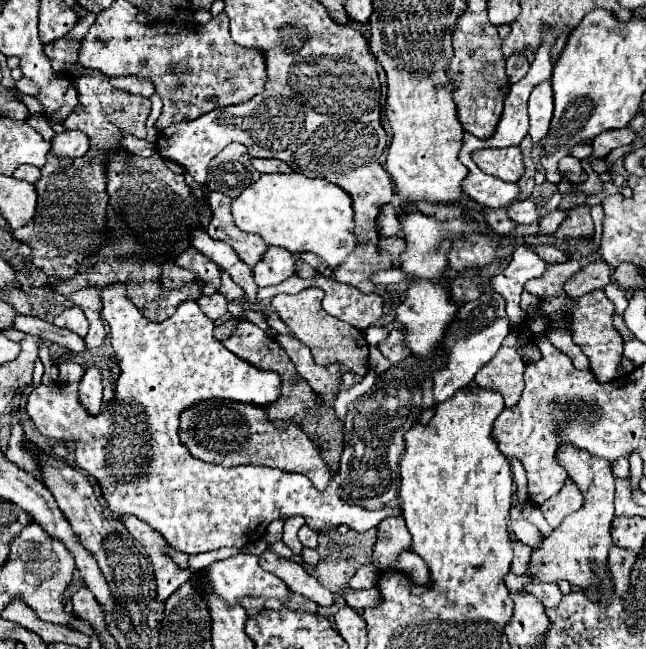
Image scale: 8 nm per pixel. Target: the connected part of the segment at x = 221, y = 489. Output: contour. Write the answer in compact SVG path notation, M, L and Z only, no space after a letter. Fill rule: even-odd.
M123 283L101 287L101 301L103 319L109 323L110 341L120 367L118 378L121 379L117 379L113 407L105 409L101 415L89 415L87 409L79 405L79 383L51 383L39 385L33 393L29 393L25 411L41 435L73 443L77 465L99 481L101 493L117 521L123 521L125 515L135 515L159 531L177 551L203 553L221 547L245 547L247 543L261 539L267 525L279 517L303 515L309 527L319 533L327 533L339 525L347 525L355 531L367 531L377 527L377 523L385 517L401 515L399 505L367 511L363 507L343 503L335 481L331 481L325 493L319 493L305 475L291 475L281 469L259 465L221 467L195 459L179 439L179 415L187 407L207 399L227 399L261 406L275 403L281 395L279 375L275 371L259 369L227 351L213 335L213 319L207 319L195 301L181 303L177 311L161 323L149 321L141 315L141 311L123 293Z

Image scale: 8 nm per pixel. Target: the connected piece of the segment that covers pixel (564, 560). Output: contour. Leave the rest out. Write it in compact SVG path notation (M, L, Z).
M561 443L557 459L567 469L569 477L579 485L585 501L583 507L563 519L563 523L553 529L549 537L543 537L543 547L531 551L529 561L529 579L539 579L539 583L559 583L569 581L581 589L599 587L599 579L593 571L593 565L607 567L607 553L613 545L611 539L611 521L613 521L613 493L615 477L611 473L611 463L605 459L593 457L587 451L581 451L569 443Z

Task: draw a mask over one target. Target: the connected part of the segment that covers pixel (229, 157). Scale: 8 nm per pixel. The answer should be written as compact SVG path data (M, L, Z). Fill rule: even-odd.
M231 143L211 159L205 191L219 191L235 199L259 177L261 173L251 165L247 147L241 143Z

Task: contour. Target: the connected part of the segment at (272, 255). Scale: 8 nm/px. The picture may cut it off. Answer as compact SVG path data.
M269 247L263 259L253 267L255 283L259 287L277 285L295 273L295 257L283 247Z

